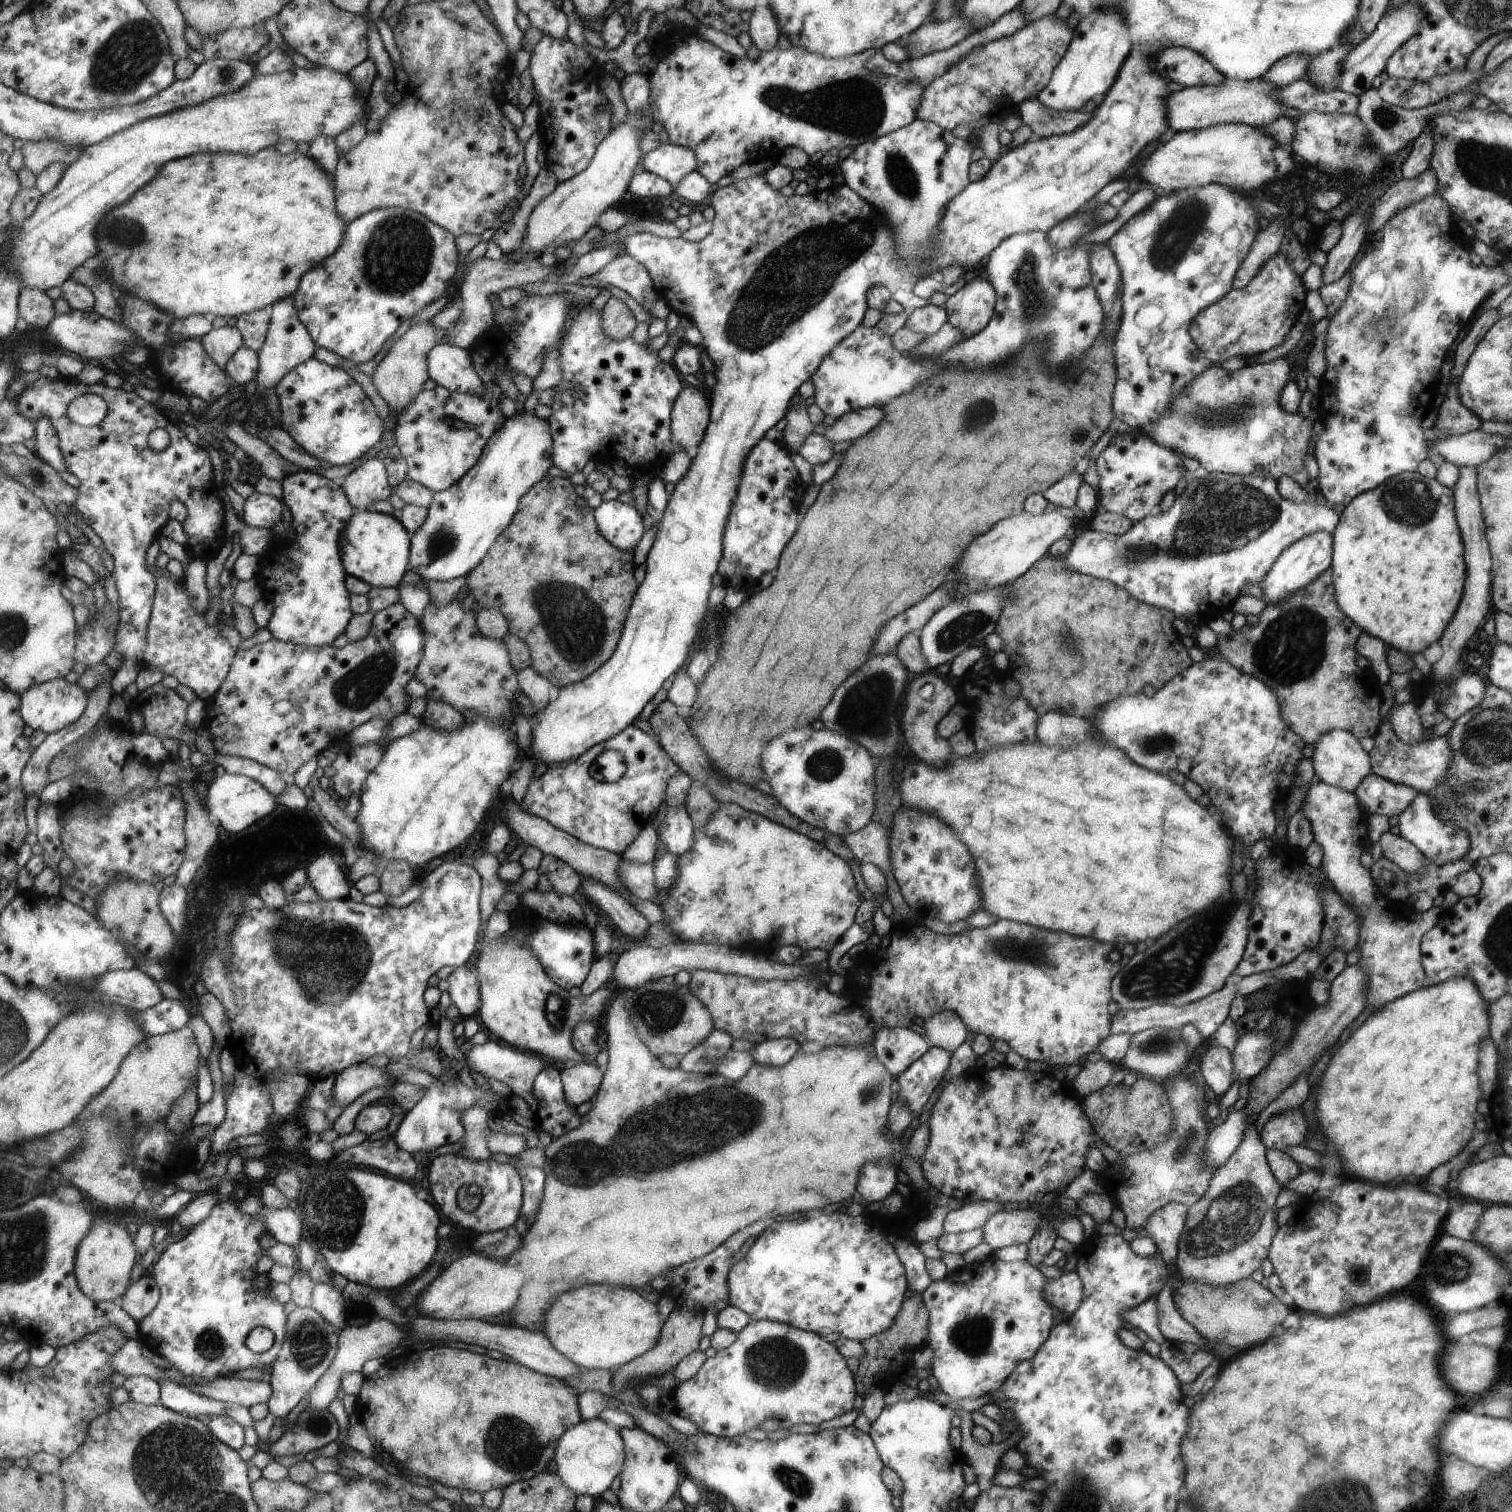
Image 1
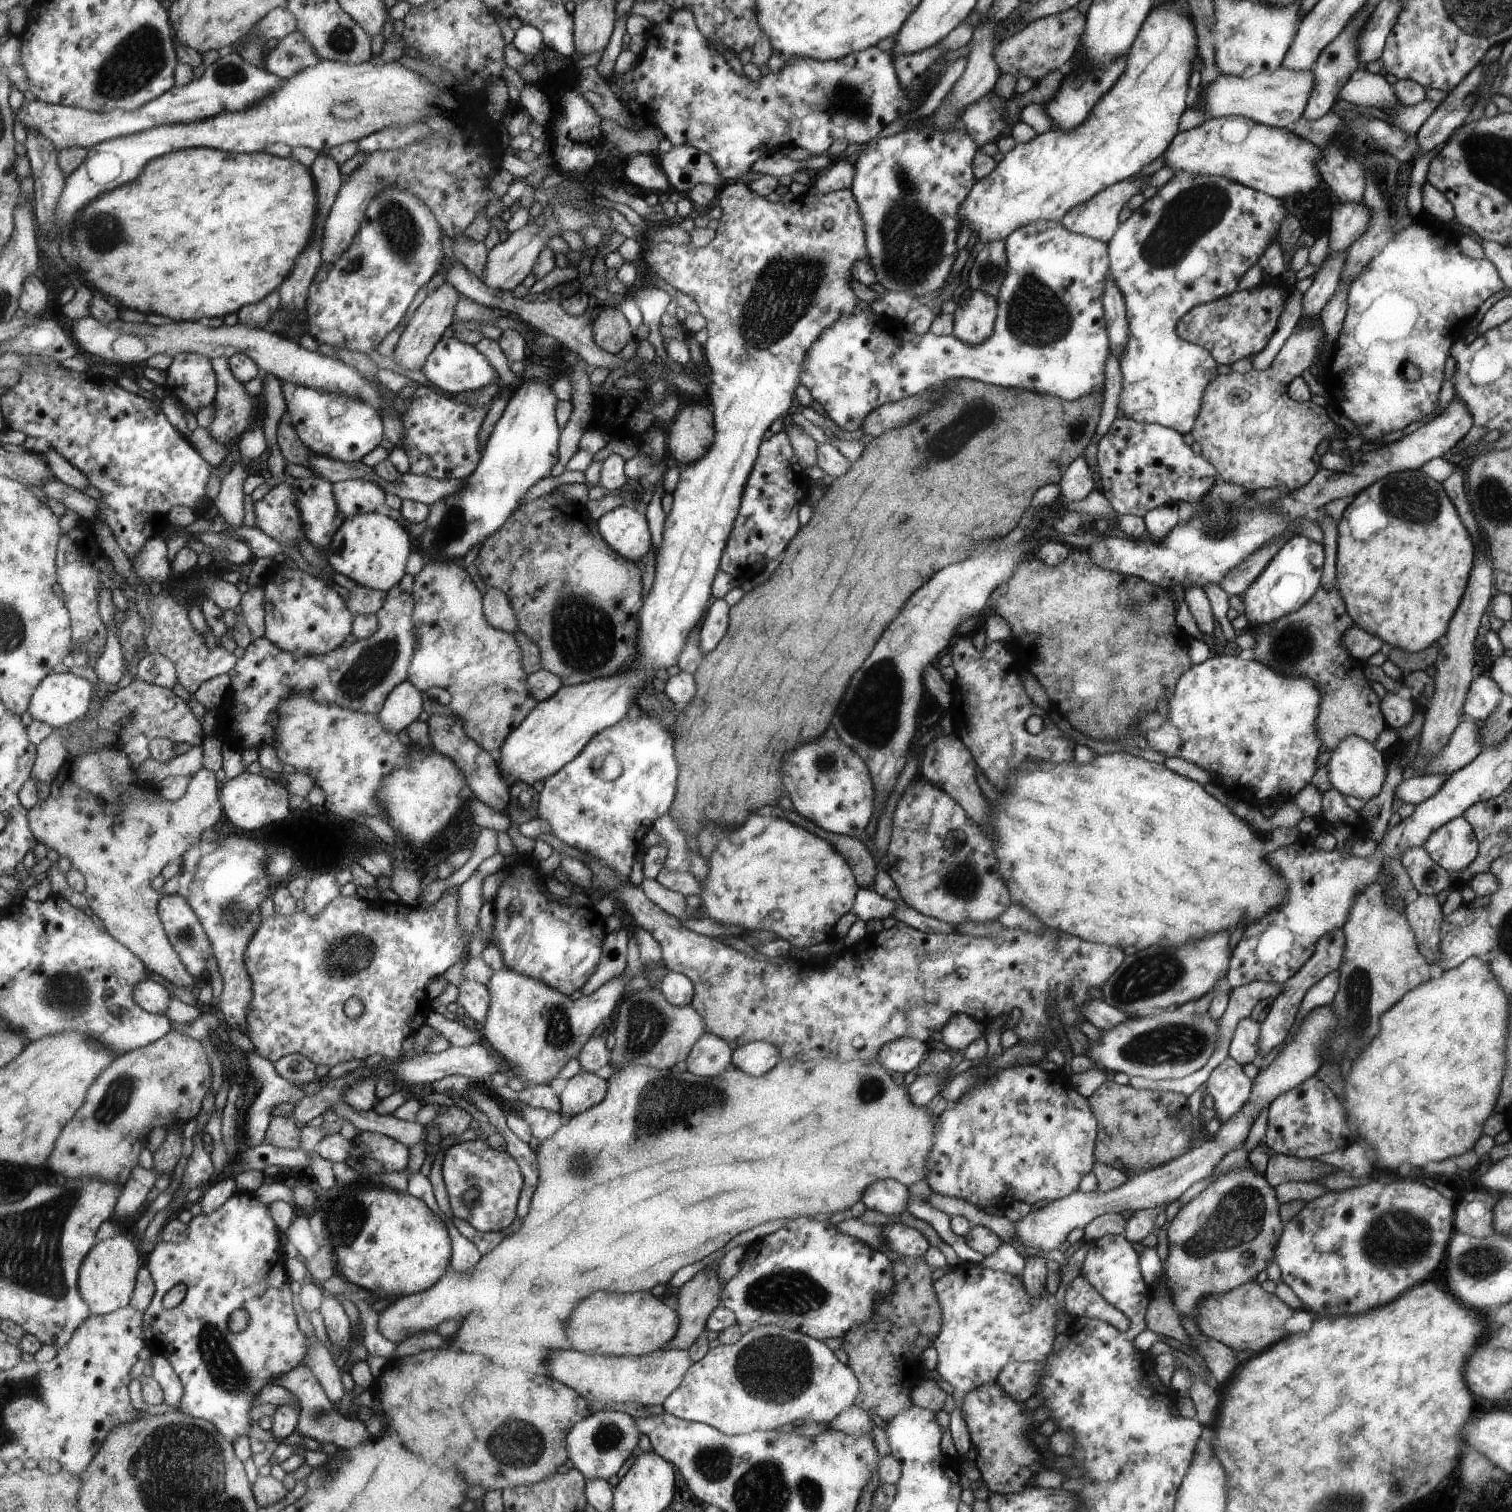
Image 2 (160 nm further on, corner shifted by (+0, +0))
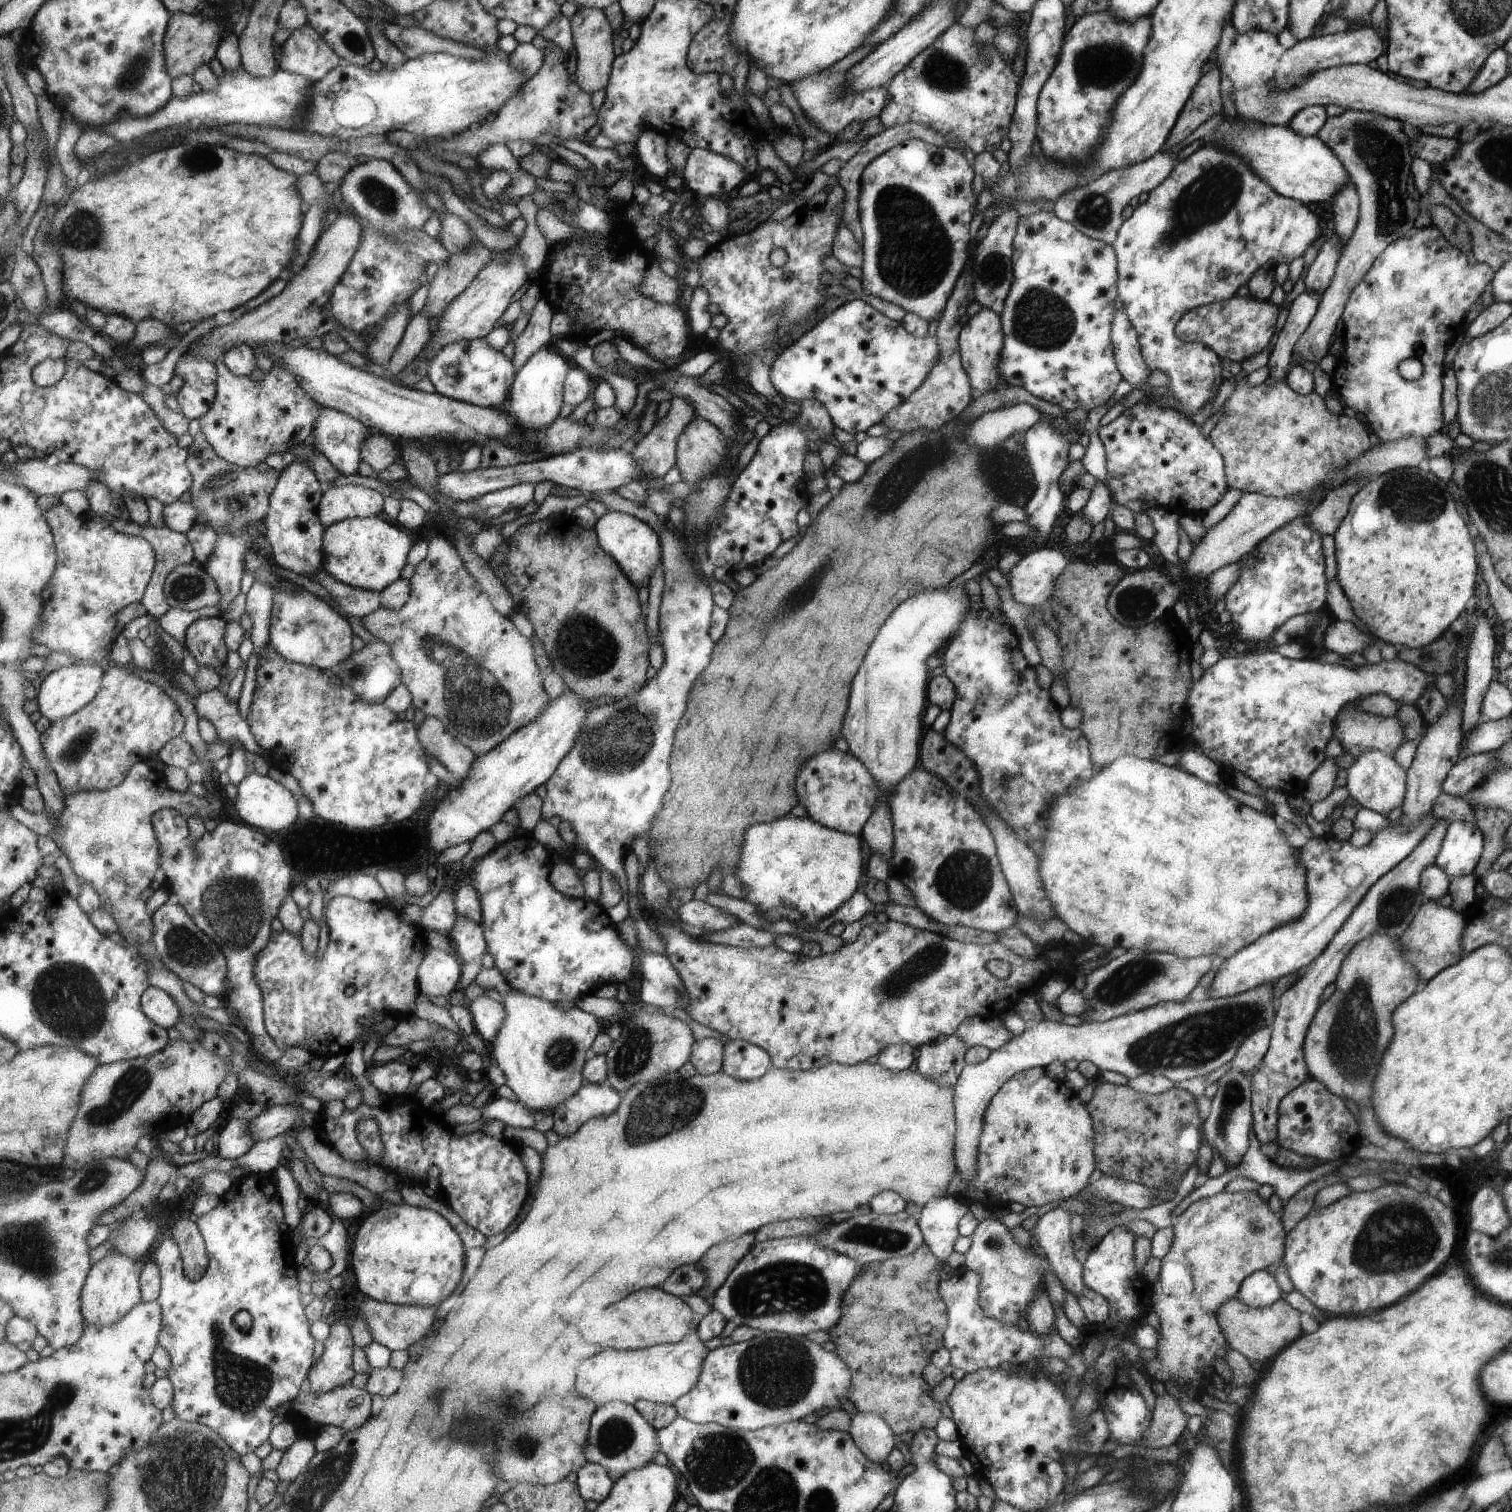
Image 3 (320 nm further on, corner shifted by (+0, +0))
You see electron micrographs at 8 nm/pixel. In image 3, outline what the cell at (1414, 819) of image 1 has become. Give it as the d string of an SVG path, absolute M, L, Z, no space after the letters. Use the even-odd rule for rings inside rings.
M1452 821L1446 828L1435 864L1450 878L1474 870L1482 851L1482 832L1473 824Z

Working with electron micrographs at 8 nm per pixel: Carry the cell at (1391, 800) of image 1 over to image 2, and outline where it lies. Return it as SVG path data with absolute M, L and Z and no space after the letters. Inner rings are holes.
M1407 774L1394 788L1394 795L1403 803L1417 804L1439 791L1448 778L1447 775Z

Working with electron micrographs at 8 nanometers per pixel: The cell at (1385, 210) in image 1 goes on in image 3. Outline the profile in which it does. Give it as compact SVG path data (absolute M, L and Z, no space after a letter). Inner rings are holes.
M1332 234L1326 242L1323 242L1321 250L1305 272L1304 288L1307 292L1317 292L1320 296L1327 288L1340 254L1341 244Z

